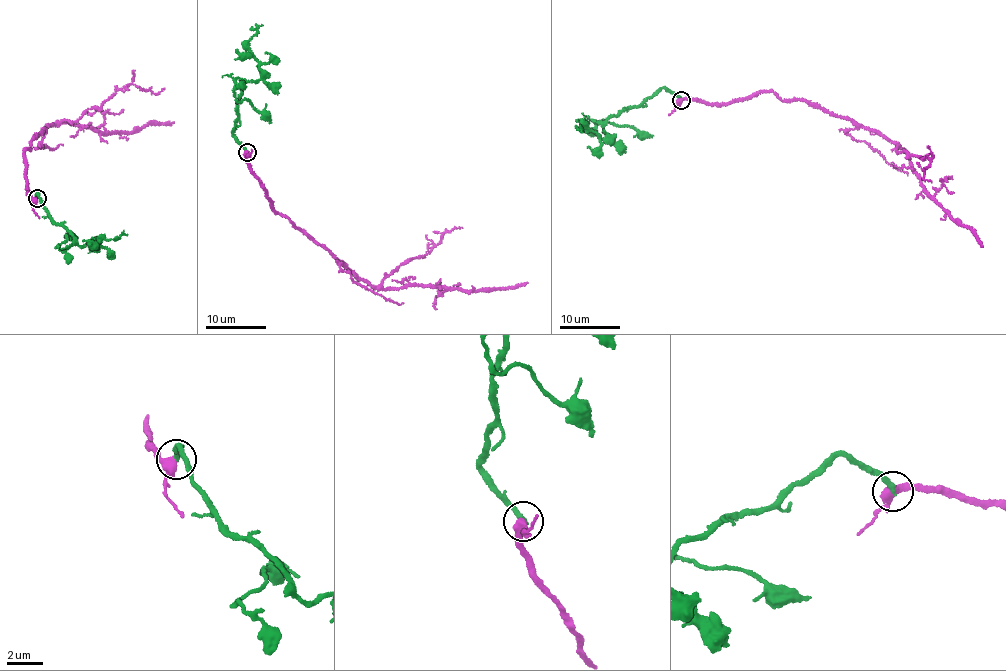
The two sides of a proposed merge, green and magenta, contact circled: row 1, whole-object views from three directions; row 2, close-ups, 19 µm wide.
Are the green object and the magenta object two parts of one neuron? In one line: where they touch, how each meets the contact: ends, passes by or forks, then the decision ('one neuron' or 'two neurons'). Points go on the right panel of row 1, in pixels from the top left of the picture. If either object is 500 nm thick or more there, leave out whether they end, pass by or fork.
place (681, 100); green ends; magenta passes by; two neurons

